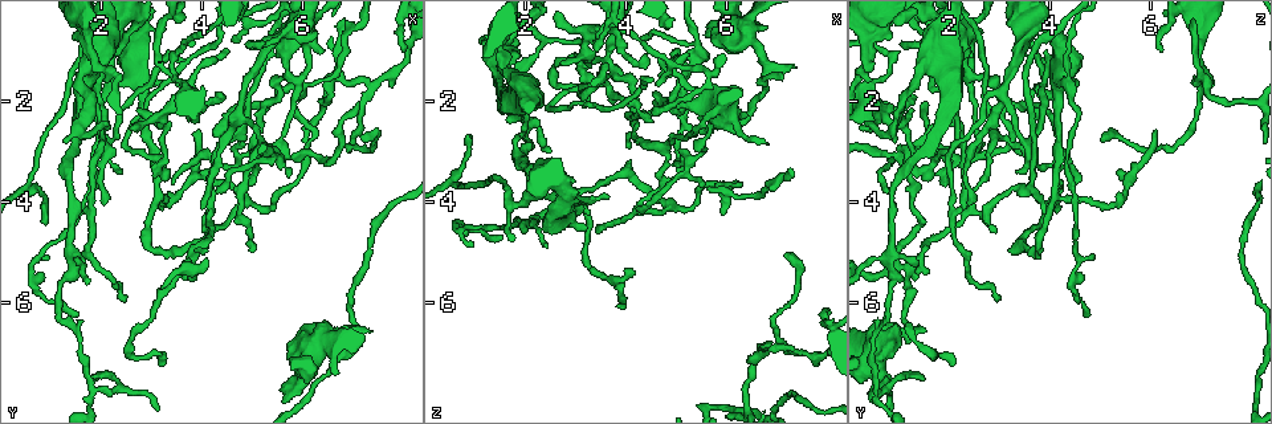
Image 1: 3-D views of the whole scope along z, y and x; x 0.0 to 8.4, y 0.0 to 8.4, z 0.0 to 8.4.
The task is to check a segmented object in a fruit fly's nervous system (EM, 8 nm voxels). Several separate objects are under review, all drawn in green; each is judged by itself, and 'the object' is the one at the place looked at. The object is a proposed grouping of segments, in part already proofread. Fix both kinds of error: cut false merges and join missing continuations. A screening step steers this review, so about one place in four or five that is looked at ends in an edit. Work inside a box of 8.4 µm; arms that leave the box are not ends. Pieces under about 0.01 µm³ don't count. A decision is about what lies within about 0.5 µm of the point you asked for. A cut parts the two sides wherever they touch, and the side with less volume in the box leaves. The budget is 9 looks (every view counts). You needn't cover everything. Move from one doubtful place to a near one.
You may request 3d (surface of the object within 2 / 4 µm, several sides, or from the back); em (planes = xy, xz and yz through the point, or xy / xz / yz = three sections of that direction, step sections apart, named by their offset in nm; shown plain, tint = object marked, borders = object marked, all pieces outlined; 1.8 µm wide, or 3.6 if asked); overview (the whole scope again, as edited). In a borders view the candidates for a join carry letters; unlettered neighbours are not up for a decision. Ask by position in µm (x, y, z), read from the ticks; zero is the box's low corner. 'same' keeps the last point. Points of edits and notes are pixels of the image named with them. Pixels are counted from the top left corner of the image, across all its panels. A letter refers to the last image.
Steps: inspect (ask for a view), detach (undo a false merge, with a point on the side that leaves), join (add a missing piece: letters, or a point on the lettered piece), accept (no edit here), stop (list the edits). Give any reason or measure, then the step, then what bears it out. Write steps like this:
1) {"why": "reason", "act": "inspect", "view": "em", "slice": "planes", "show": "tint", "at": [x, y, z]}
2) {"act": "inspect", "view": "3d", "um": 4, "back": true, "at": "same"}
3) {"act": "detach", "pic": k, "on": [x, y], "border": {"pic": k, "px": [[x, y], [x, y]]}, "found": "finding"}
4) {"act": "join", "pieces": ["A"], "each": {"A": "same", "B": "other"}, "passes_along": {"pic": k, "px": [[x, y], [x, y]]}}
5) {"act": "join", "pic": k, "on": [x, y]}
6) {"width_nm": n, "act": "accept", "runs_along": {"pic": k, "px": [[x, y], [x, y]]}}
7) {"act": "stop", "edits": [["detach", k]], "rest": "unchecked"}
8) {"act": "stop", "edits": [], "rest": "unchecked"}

{"why": "branch stops here", "act": "inspect", "view": "3d", "um": 2, "at": [1.60, 6.20, 4.70]}

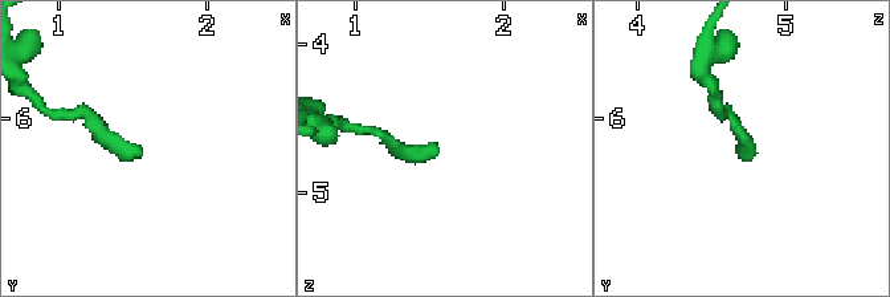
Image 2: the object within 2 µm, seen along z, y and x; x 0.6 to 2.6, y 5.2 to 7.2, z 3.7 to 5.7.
{"why": "need the tissue", "act": "inspect", "view": "em", "slice": "xy", "step": 8, "show": "plain", "at": [1.54, 6.24, 4.72]}

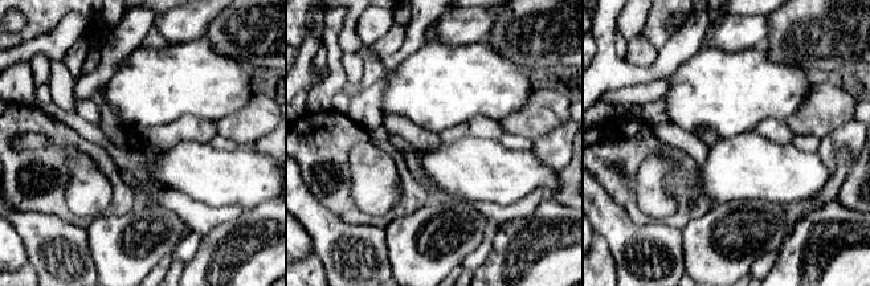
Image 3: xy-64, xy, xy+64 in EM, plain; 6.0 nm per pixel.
{"why": "what lies round it", "act": "inspect", "view": "em", "slice": "xy", "step": 8, "show": "borders", "at": "same"}

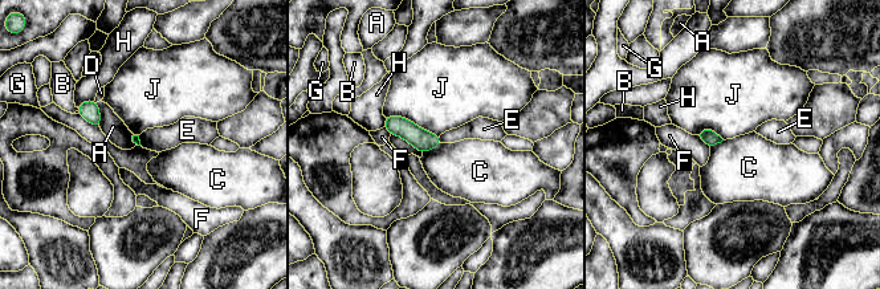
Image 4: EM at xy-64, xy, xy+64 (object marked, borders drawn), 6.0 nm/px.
{"act": "accept", "each": {"A": "other", "B": "other", "C": "other", "D": "other", "E": "other", "F": "other", "G": "other", "H": "other", "J": "other"}, "border": {"pic": 4, "px": [[441, 142], [423, 154]]}, "found": "no lettered piece goes on from it"}

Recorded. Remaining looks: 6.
{"why": "tapers out", "act": "inspect", "view": "em", "slice": "xz", "step": 8, "show": "borders", "at": [2.40, 6.00, 3.00]}

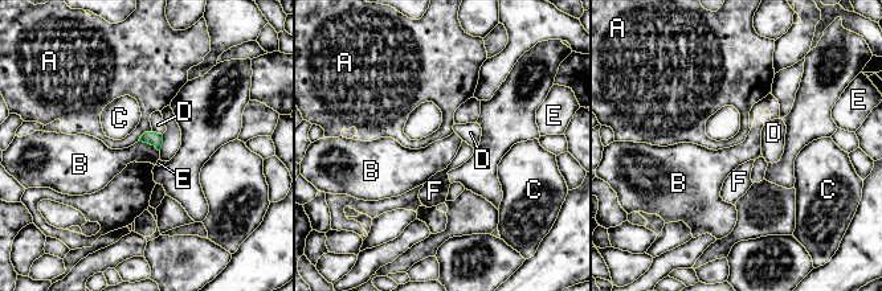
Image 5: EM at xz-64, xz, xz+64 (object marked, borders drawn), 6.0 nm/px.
{"why": "cut it another way", "act": "inspect", "view": "em", "slice": "xy", "step": 16, "show": "borders", "at": "same"}

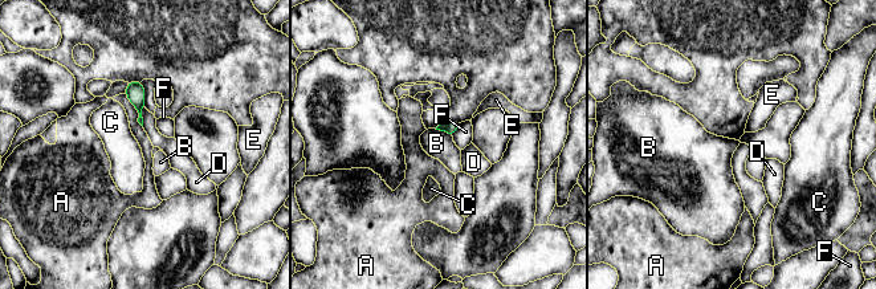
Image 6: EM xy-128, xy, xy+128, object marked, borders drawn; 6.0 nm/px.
{"act": "accept", "each": {"A": "other", "B": "other", "C": "other", "D": "other", "E": "other", "F": "other"}, "border": {"pic": 6, "px": [[435, 129], [447, 133], [452, 138]]}, "found": "no lettered piece goes on from it"}

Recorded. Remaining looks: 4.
{"why": "arms run side by side", "act": "inspect", "view": "3d", "um": 2, "at": [5.75, 0.75, 2.25]}

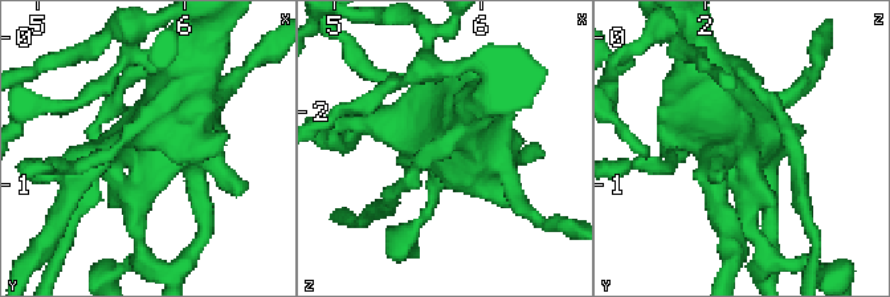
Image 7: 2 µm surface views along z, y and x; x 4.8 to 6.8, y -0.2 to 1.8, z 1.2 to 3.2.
{"act": "inspect", "view": "em", "slice": "planes", "show": "borders", "at": "same"}

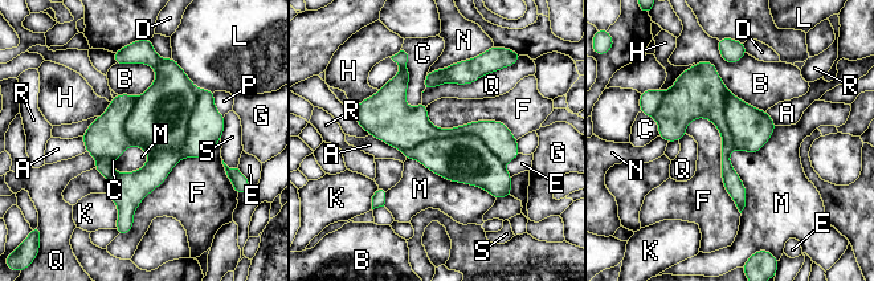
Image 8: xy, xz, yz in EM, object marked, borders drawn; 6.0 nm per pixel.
{"act": "detach", "pic": 8, "on": [159, 119], "each": {"A": "other", "B": "other", "C": "other", "D": "other", "E": "other", "F": "other", "G": "other", "H": "other", "K": "other", "L": "other", "M": "other", "N": "other", "P": "other", "Q": "other", "R": "other", "S": "other"}, "border": {"pic": 8, "px": [[199, 89], [176, 150], [126, 133]]}, "found": "a second neuron is stuck on"}

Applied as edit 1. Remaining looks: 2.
{"act": "stop", "edits": [["detach", 8]], "rest": "unchecked"}

